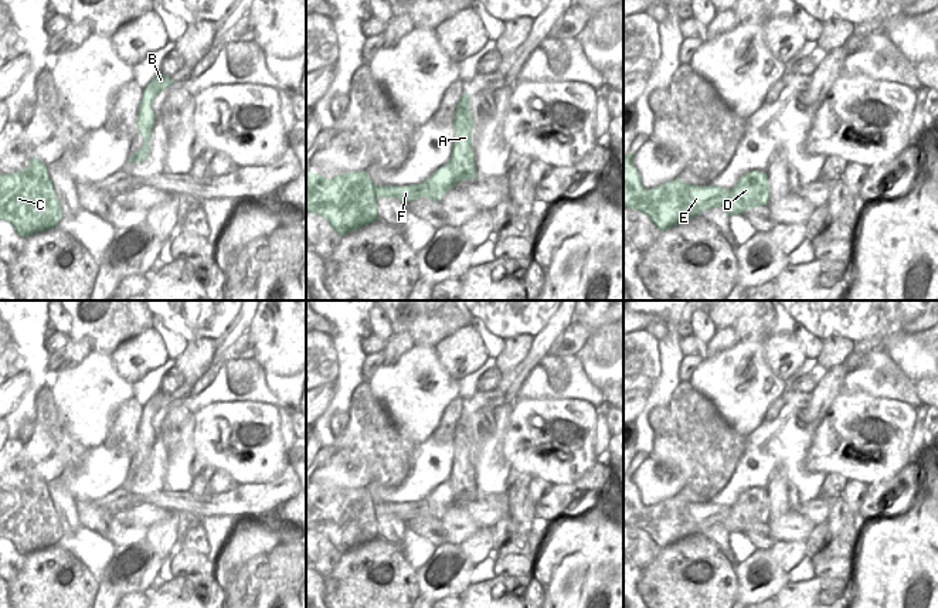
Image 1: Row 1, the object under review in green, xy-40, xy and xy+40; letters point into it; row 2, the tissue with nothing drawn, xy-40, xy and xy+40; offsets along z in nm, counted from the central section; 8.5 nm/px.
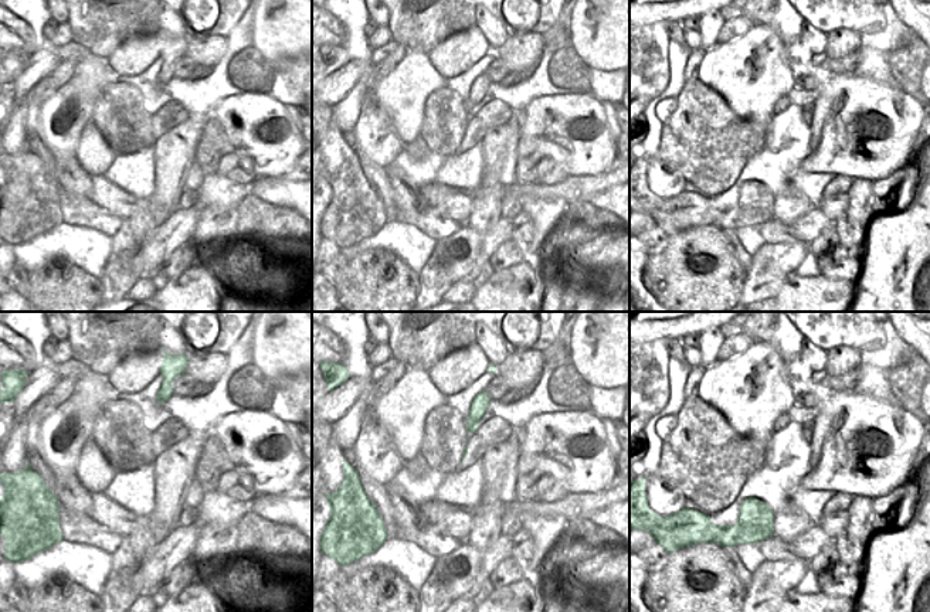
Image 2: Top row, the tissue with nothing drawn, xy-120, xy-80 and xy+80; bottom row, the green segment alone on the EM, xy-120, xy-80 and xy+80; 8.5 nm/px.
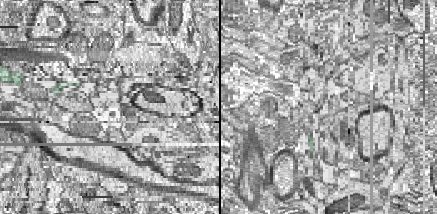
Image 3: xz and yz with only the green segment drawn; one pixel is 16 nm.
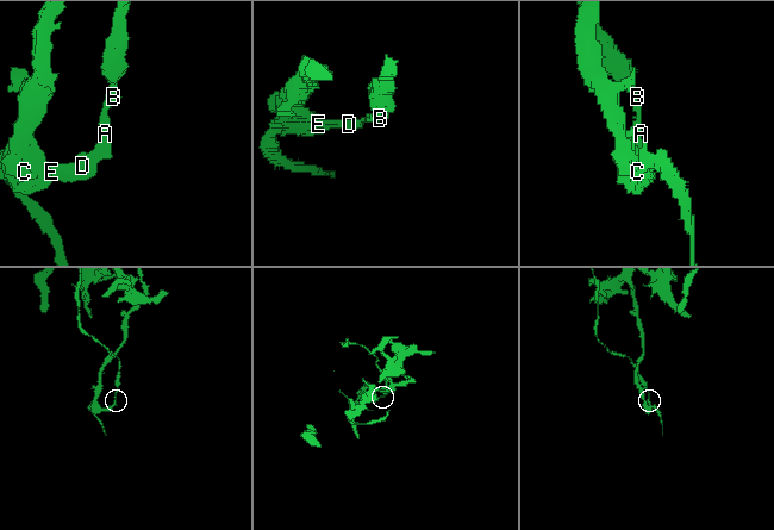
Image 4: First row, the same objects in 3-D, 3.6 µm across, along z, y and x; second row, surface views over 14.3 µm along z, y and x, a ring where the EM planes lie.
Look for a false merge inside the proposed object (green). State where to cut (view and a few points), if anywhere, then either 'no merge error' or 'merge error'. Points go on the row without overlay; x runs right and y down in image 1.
cut xy (449, 478), (455, 502); merge error

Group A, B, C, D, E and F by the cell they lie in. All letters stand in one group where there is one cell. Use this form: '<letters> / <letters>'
A B / C D E F

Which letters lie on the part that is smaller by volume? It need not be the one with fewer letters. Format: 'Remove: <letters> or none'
Remove: A, B

